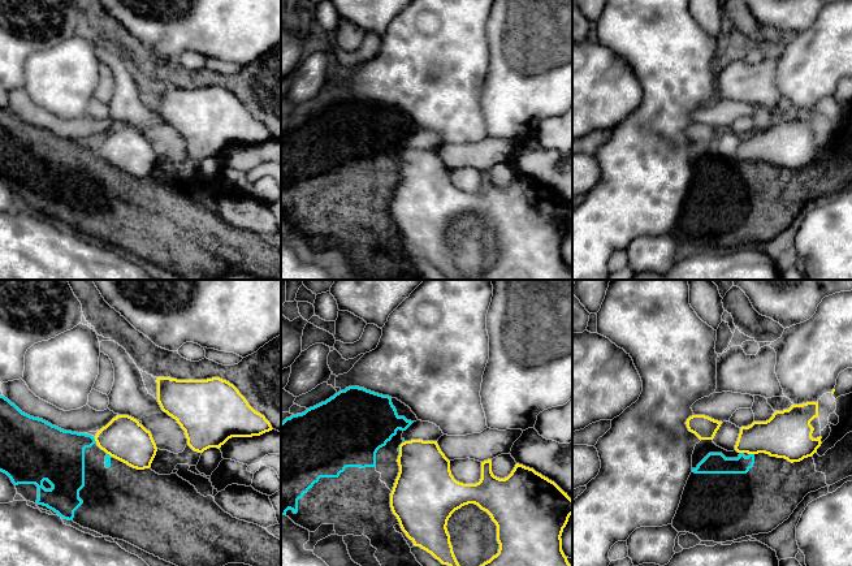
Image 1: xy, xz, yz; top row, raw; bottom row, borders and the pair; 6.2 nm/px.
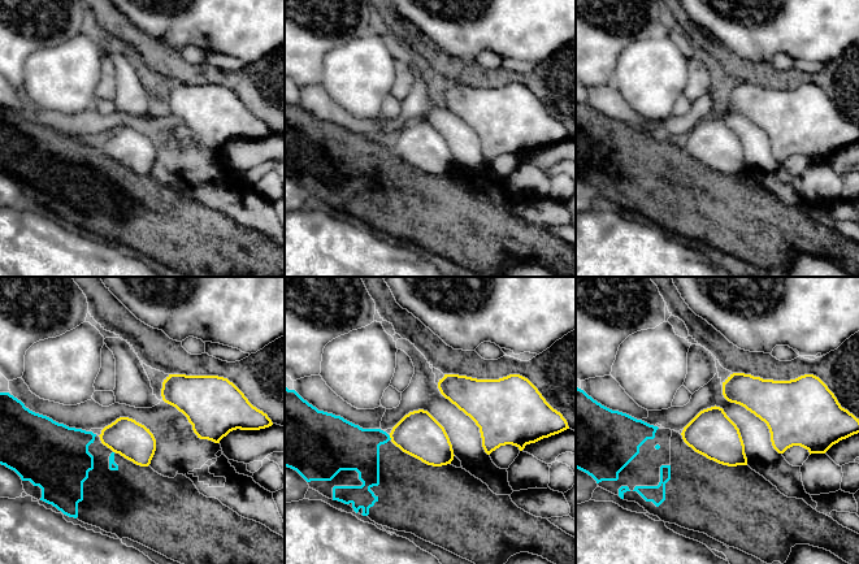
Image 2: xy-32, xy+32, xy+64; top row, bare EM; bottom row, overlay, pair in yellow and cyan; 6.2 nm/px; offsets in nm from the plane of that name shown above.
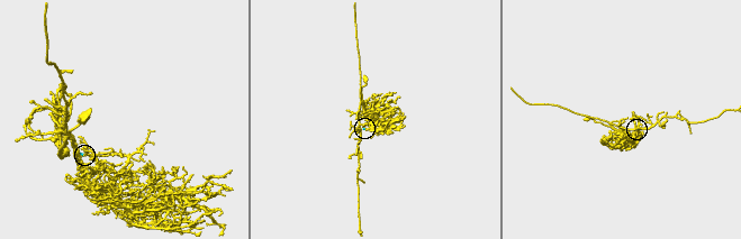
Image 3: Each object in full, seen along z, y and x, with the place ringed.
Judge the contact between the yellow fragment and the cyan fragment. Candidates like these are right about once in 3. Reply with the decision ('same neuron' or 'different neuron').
different neuron

